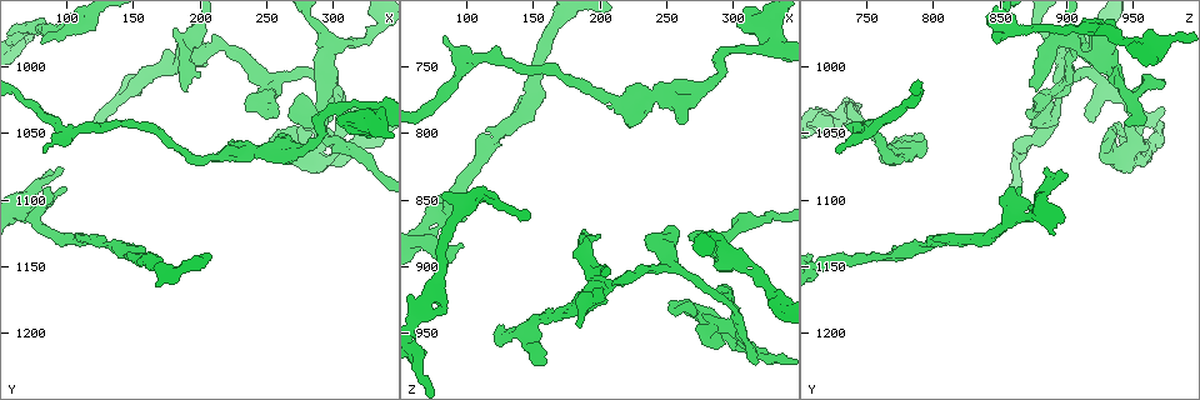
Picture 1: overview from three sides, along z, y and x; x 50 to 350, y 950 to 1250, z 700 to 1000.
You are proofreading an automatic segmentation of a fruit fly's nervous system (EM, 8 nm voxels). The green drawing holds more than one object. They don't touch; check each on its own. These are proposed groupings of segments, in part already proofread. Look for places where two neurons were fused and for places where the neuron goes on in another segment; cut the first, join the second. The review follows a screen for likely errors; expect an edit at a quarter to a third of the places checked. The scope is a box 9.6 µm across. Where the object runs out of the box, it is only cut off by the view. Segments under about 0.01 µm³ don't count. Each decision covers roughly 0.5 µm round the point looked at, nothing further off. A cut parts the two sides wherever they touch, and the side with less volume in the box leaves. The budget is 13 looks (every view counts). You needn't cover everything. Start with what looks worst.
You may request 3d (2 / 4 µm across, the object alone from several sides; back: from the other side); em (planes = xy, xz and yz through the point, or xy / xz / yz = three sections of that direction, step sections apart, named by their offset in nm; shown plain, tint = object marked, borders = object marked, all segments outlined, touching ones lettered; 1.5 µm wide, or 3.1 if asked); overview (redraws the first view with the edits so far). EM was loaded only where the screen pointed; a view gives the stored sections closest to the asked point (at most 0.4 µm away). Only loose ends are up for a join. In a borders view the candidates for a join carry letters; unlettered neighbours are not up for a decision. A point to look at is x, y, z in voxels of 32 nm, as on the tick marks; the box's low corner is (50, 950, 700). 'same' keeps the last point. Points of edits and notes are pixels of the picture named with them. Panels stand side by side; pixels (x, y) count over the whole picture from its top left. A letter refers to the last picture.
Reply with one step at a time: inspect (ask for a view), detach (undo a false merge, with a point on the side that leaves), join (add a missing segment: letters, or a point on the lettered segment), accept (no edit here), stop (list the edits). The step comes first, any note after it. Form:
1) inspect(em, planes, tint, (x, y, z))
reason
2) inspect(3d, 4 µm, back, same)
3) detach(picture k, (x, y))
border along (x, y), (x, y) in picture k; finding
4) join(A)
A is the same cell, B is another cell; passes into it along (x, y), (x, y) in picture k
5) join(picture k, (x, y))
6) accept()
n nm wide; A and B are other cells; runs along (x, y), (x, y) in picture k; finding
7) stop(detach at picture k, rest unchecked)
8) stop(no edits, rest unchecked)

inspect(3d, 2 µm, (326, 1042, 726))
abrupt turn

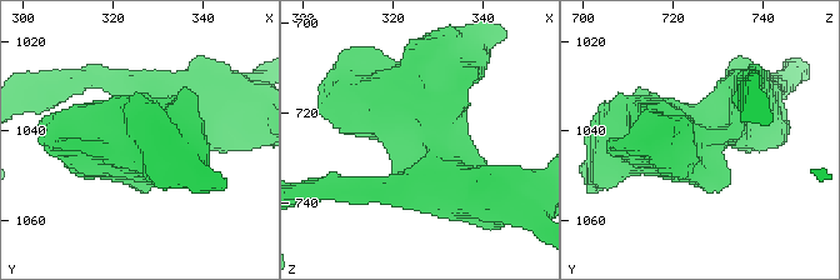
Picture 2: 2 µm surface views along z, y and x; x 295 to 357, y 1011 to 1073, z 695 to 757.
inspect(em, planes, borders, (329, 1042, 724))

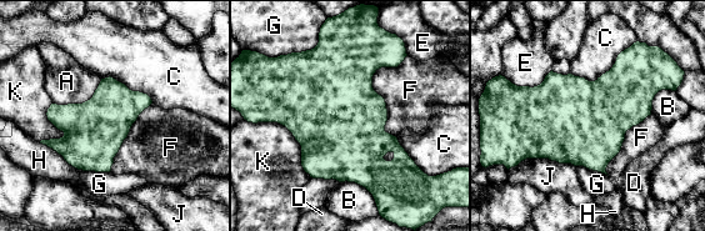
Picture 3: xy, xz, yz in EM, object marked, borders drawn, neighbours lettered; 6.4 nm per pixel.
accept()
A, B, C, D, E, F, G, H, J and K are other cells; border along (406, 55), (373, 76), (395, 136) in picture 3; all the same neuron

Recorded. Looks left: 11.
inspect(3d, 2 µm, (82, 982, 846))
branch stops here

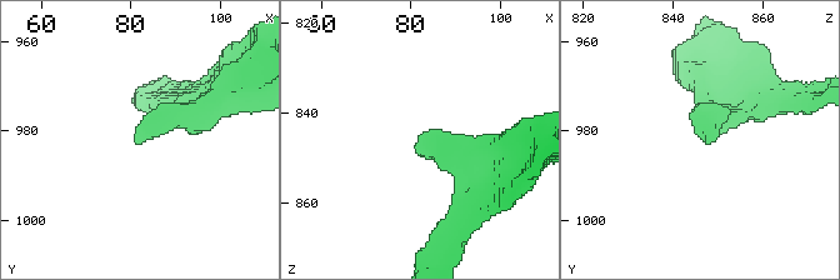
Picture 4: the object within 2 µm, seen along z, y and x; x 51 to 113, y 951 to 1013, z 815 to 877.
inspect(em, planes, borders, (82, 983, 847))
now the EM

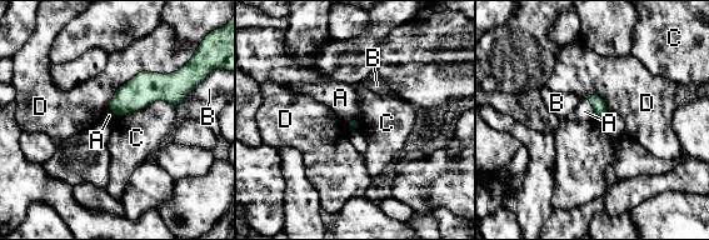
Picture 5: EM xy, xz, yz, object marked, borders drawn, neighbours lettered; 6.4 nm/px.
join(A)
A is the same cell, B, C and D are other cells; passes into it along (600, 110), (593, 108), (584, 111) in picture 5; the neuron continues

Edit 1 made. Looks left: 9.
inspect(overview)
see it whole again

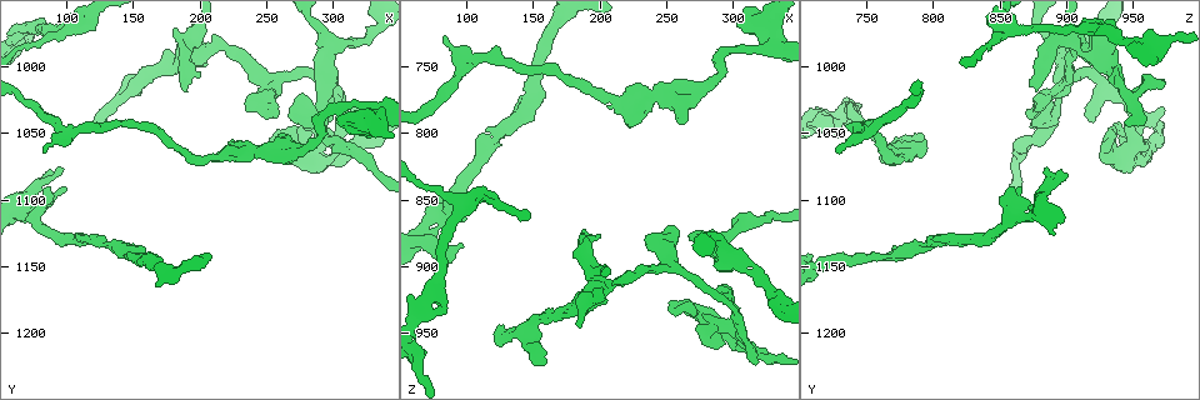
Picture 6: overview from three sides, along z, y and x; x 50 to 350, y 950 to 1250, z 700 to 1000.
inspect(em, planes, plain, (76, 1112, 860))
three arms meet

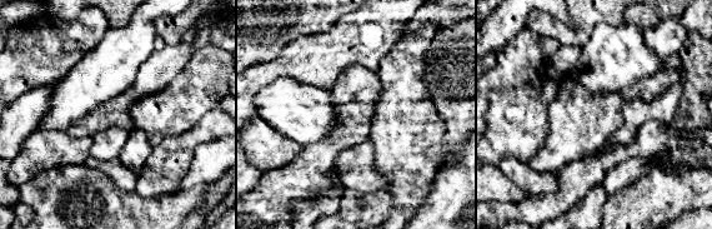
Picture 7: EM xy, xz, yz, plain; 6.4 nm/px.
inspect(em, planes, borders, same)
what lies round it

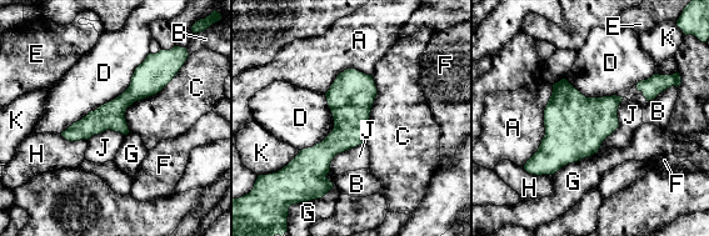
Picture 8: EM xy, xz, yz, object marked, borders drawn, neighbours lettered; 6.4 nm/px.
accept()
A, B, C, D, E, F, G, H, J and K are other cells; border along (150, 53), (120, 94), (60, 132) in picture 8; all the same neuron

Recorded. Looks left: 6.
inspect(3d, 4 µm, (82, 1066, 730))
an open end

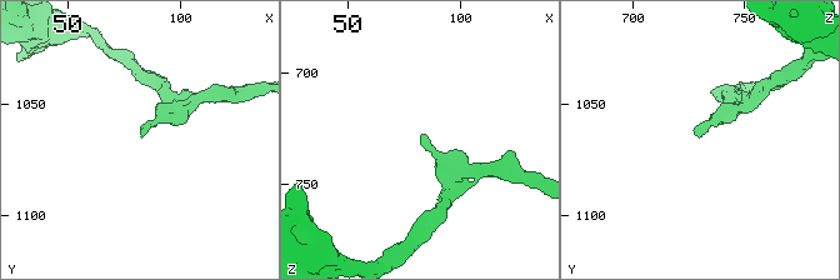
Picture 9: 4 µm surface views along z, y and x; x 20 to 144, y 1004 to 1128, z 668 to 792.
inspect(em, planes, borders, (82, 1065, 729))

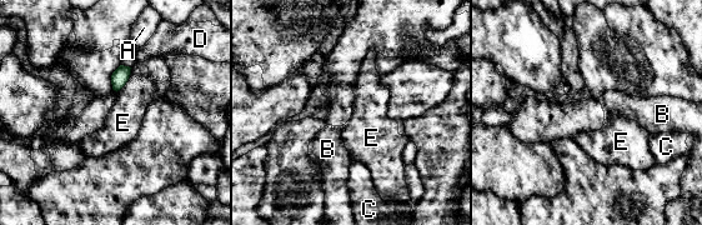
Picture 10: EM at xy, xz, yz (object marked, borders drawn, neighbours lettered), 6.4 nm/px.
accept()
E touches over 200 nm; A, B, C, D and E are other cells; border along (133, 68), (129, 80), (116, 93) in picture 10; none of them fits

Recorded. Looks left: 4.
inspect(em, planes, tint, (122, 1044, 950))
an open end

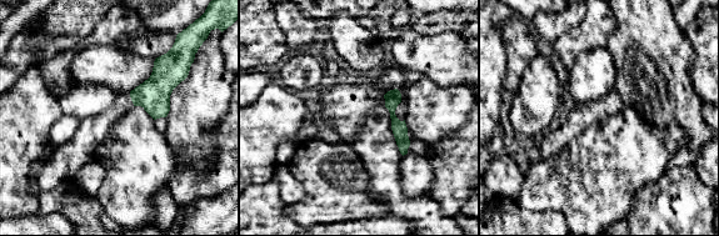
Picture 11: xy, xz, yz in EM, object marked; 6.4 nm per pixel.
inspect(em, planes, borders, same)
see the neighbours

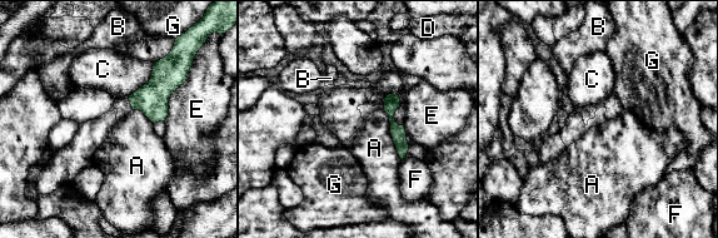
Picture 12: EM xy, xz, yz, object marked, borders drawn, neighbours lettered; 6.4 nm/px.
accept()
E touches over 460 nm; A, B, C, D, E, F and G are other cells; border along (383, 110), (402, 159) in picture 12; none of them fits

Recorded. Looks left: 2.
stop(join at picture 5, rest unchecked)

